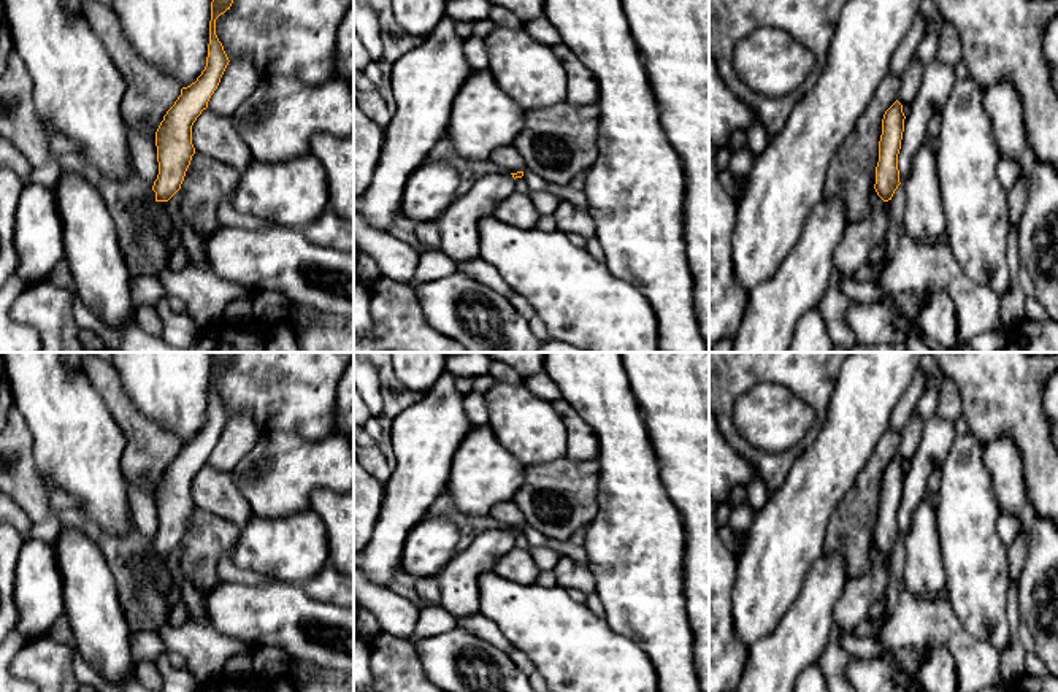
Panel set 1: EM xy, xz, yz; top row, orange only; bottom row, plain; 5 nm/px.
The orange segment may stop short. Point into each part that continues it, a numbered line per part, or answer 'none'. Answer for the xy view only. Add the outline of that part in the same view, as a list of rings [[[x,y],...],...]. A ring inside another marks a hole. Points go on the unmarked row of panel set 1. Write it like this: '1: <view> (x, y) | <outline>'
1: xy (138, 564) | [[[149,546],[149,551],[146,556],[135,556],[127,562],[127,568],[135,571],[140,576],[144,589],[149,587],[148,567],[152,559],[155,559],[155,548]]]

